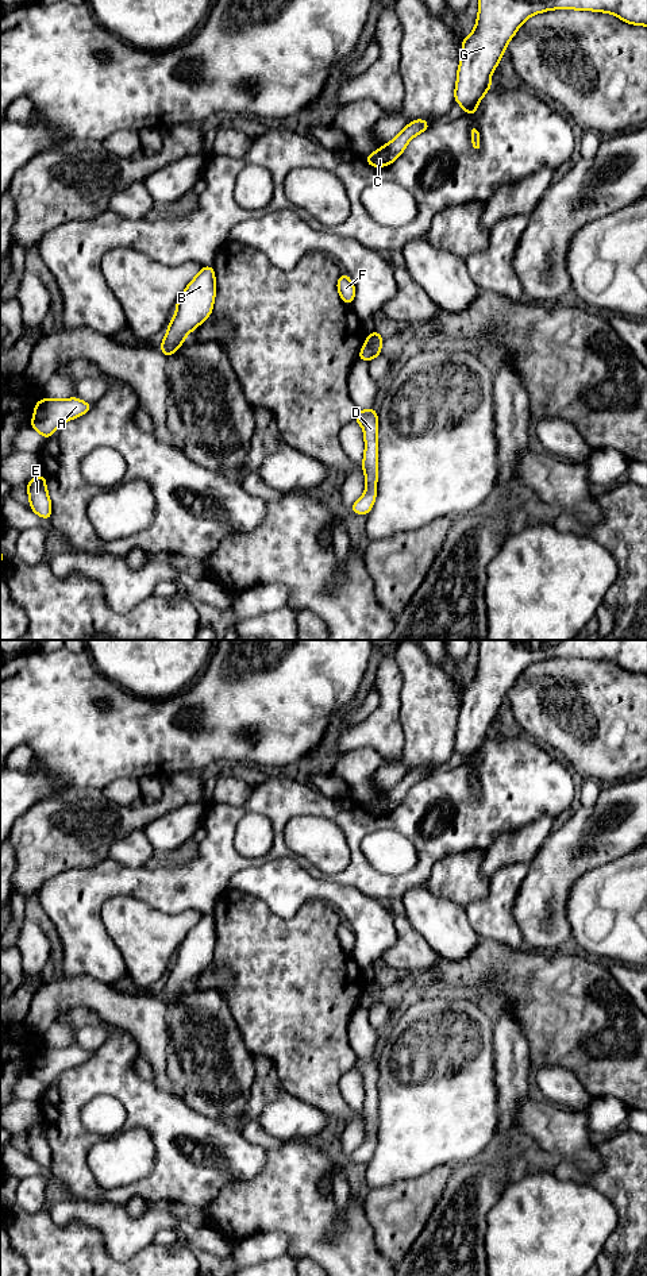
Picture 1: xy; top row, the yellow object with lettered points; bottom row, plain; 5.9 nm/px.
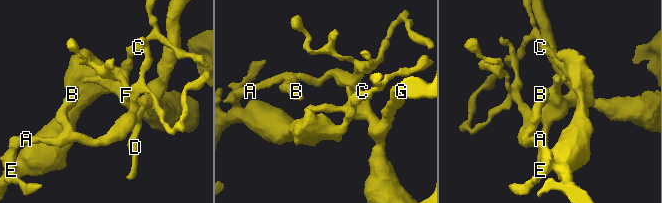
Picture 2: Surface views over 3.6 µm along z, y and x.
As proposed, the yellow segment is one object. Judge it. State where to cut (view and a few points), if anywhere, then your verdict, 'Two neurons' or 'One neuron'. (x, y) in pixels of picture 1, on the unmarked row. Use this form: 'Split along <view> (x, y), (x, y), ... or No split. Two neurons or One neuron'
Split along xy (365, 990), (373, 1006). Two neurons

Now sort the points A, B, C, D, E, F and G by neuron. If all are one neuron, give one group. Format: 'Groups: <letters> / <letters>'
Groups: A B C E F / D G

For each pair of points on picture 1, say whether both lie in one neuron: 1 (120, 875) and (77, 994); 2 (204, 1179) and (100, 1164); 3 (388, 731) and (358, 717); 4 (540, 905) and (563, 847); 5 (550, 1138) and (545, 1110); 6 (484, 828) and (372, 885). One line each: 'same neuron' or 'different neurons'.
1: different neurons
2: different neurons
3: different neurons
4: same neuron
5: same neuron
6: same neuron

